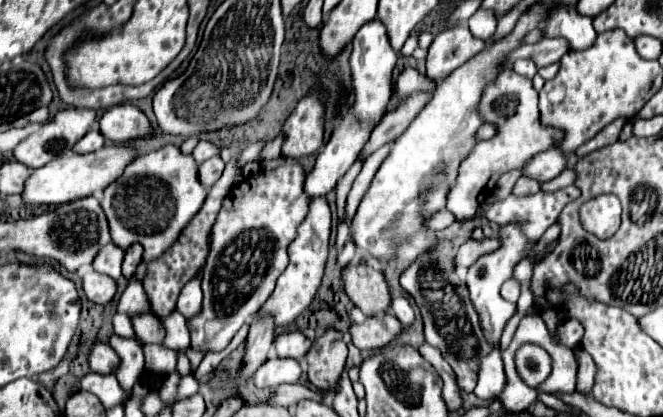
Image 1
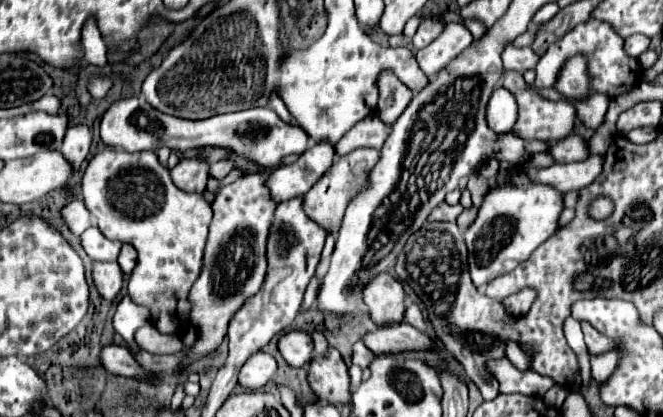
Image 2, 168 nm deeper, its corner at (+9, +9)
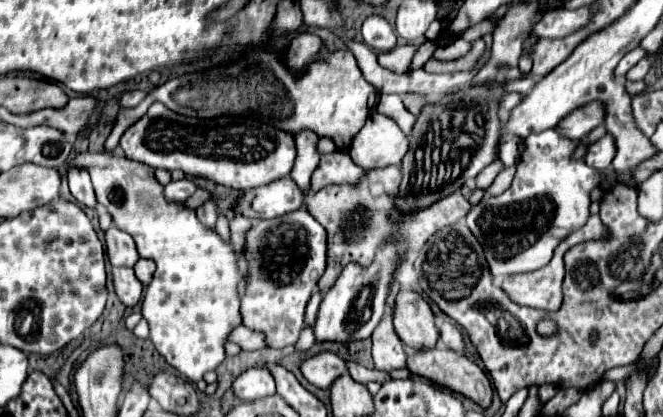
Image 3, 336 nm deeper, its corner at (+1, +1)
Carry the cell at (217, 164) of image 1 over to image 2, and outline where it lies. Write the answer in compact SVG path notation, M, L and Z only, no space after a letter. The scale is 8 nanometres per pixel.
M181 159L171 169L171 179L179 189L187 193L203 193L207 185L207 169L209 165L205 161Z

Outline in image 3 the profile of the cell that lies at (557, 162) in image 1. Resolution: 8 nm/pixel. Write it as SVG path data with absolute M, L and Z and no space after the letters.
M605 135L597 143L589 145L583 161L587 165L593 165L593 169L607 169L611 167L613 157L615 157L615 141L611 135Z

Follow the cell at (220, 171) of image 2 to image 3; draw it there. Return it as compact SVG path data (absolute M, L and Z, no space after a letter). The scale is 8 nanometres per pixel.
M198 188L197 191L184 203L185 205L187 205L187 207L191 207L192 209L197 209L199 205L203 204L209 198L210 198L209 191L205 191Z

